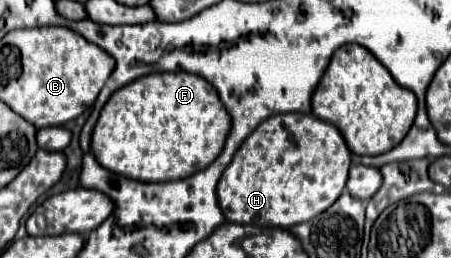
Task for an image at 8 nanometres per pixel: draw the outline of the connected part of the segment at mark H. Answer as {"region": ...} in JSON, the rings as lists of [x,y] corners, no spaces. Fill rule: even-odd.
{"region":[[[312,114],[266,118],[238,148],[218,182],[218,206],[228,222],[262,228],[290,228],[330,208],[342,194],[350,150],[338,132]]]}

